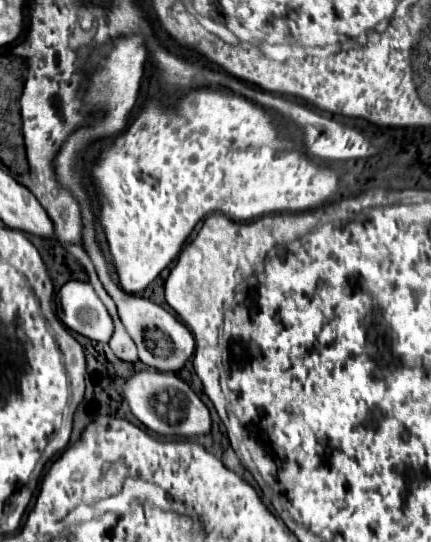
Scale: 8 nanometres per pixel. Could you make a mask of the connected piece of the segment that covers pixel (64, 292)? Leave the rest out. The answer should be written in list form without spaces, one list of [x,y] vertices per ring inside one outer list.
[[[70,280],[60,288],[58,298],[62,310],[60,320],[70,330],[98,342],[110,340],[110,334],[114,334],[114,322],[90,282]]]

